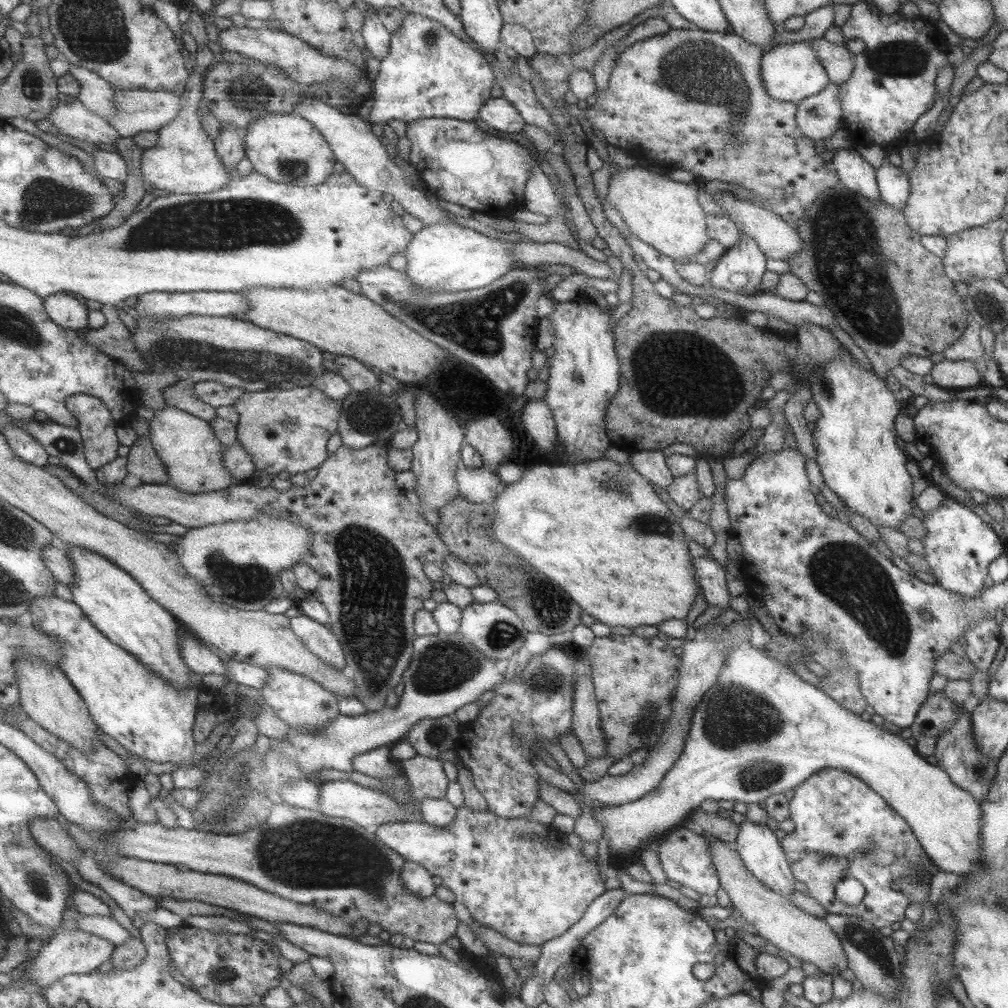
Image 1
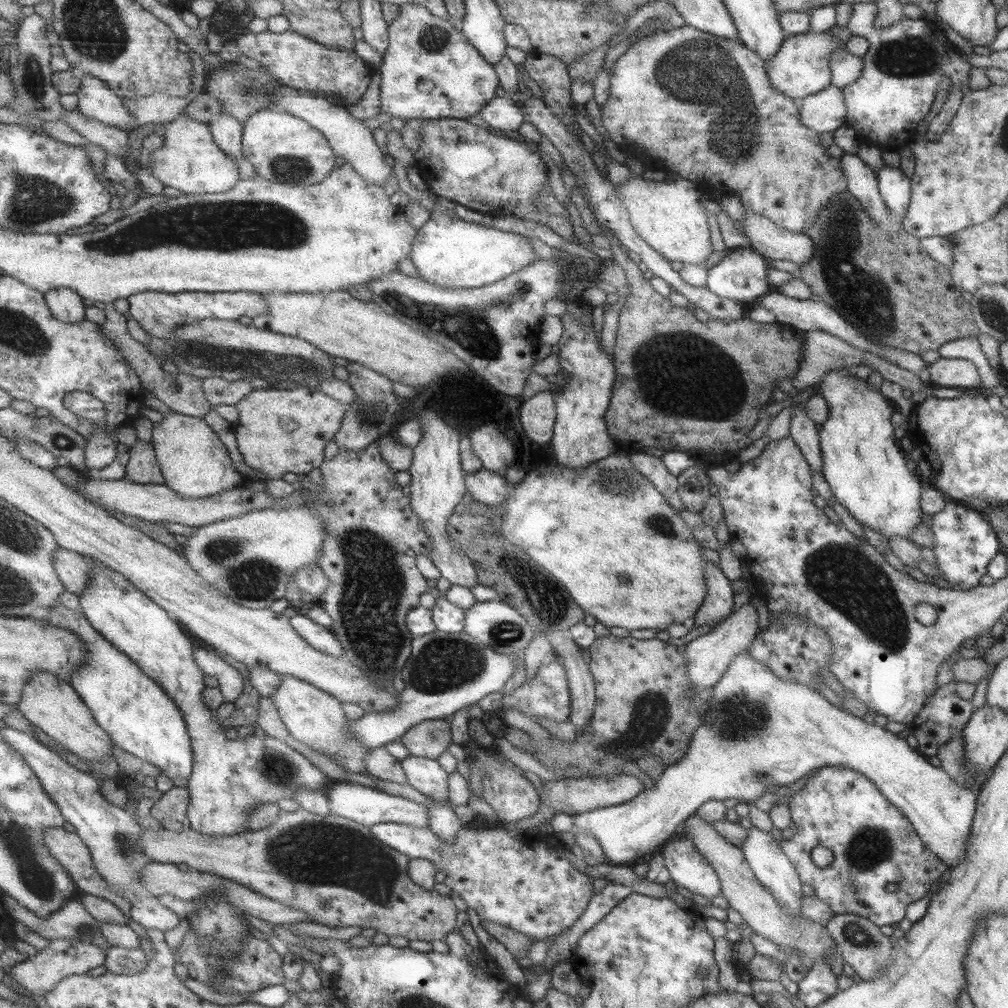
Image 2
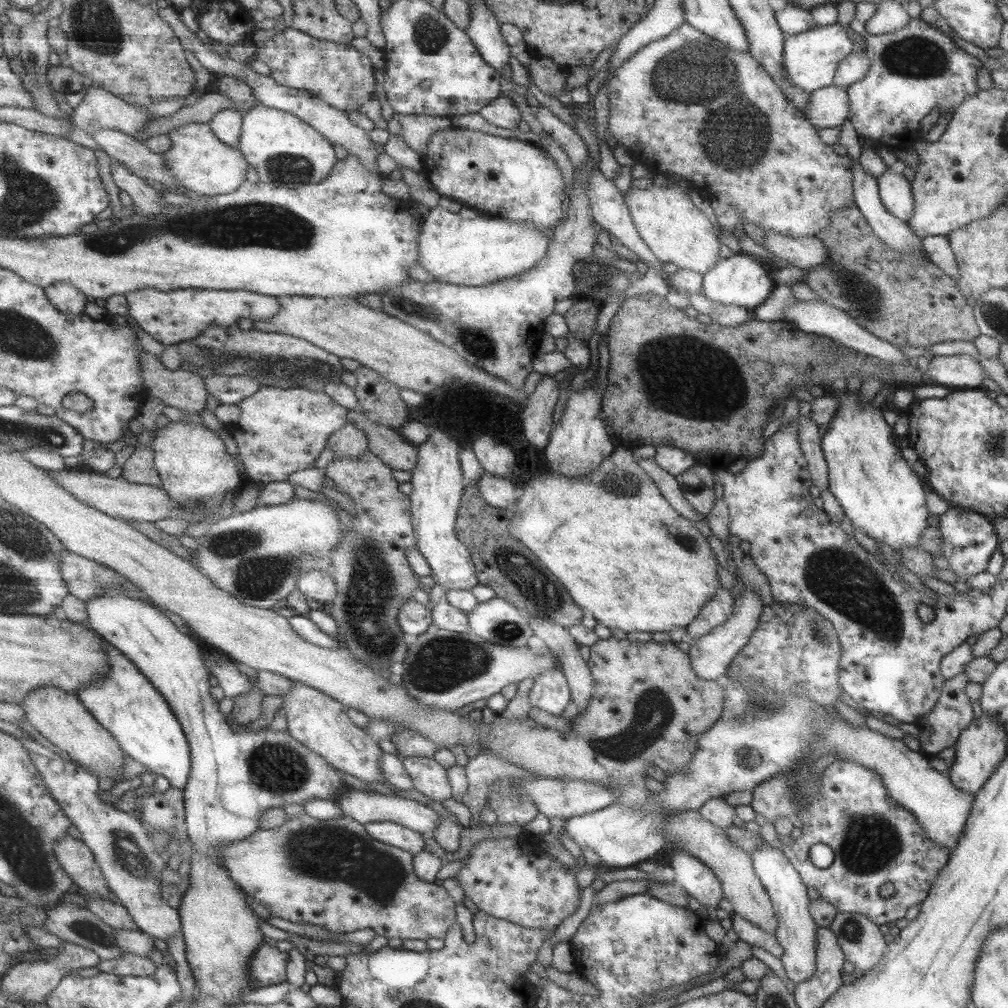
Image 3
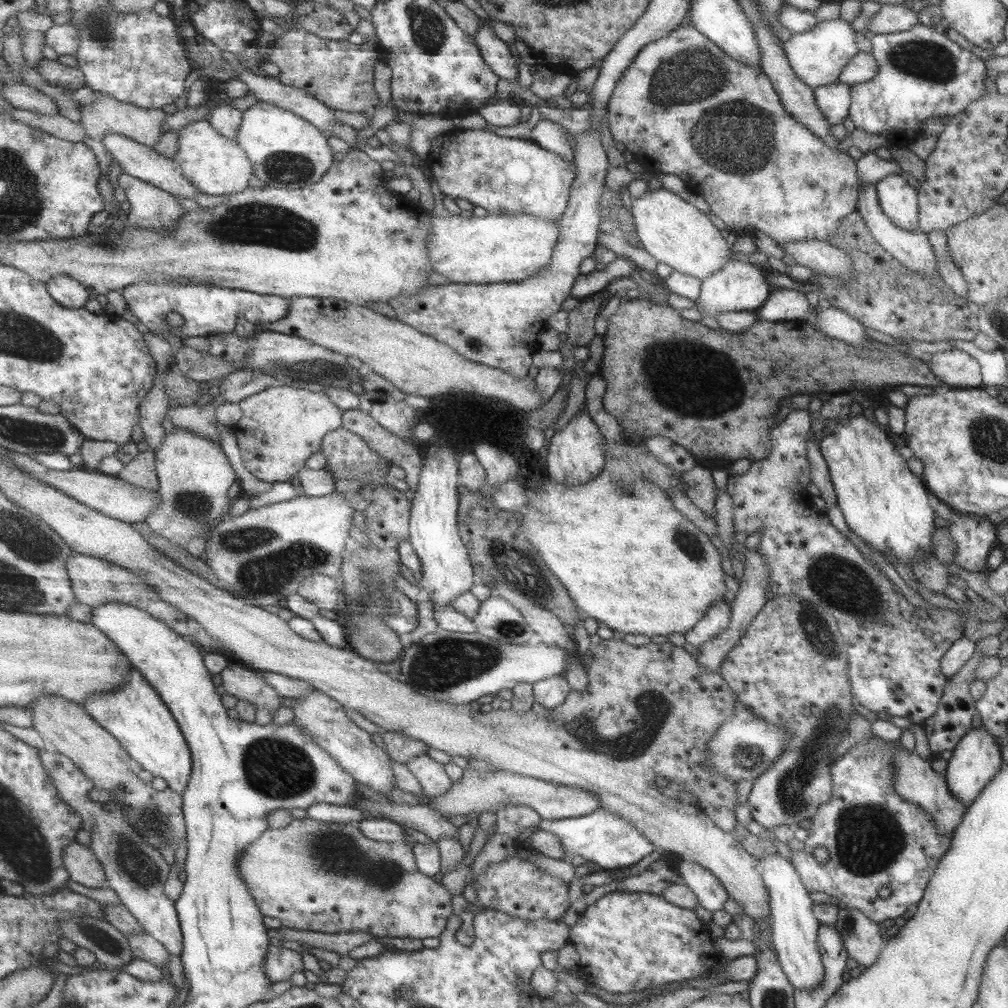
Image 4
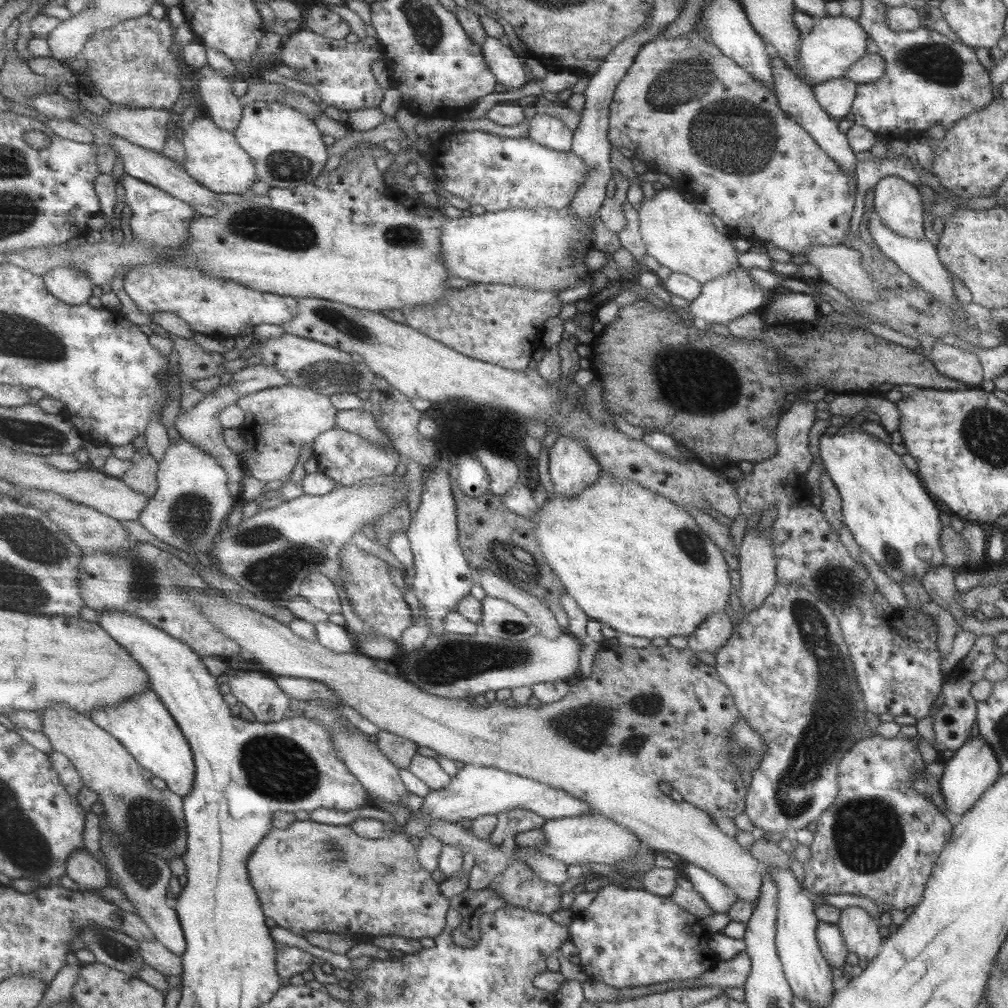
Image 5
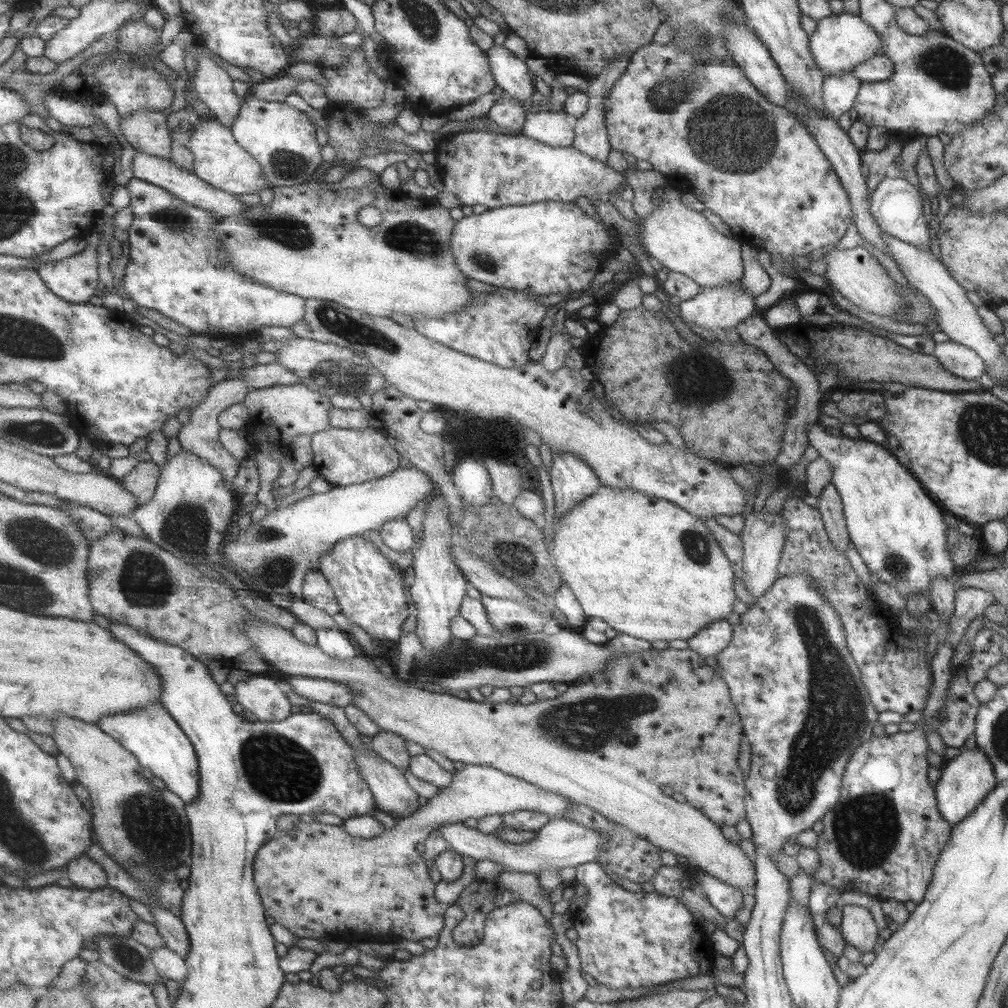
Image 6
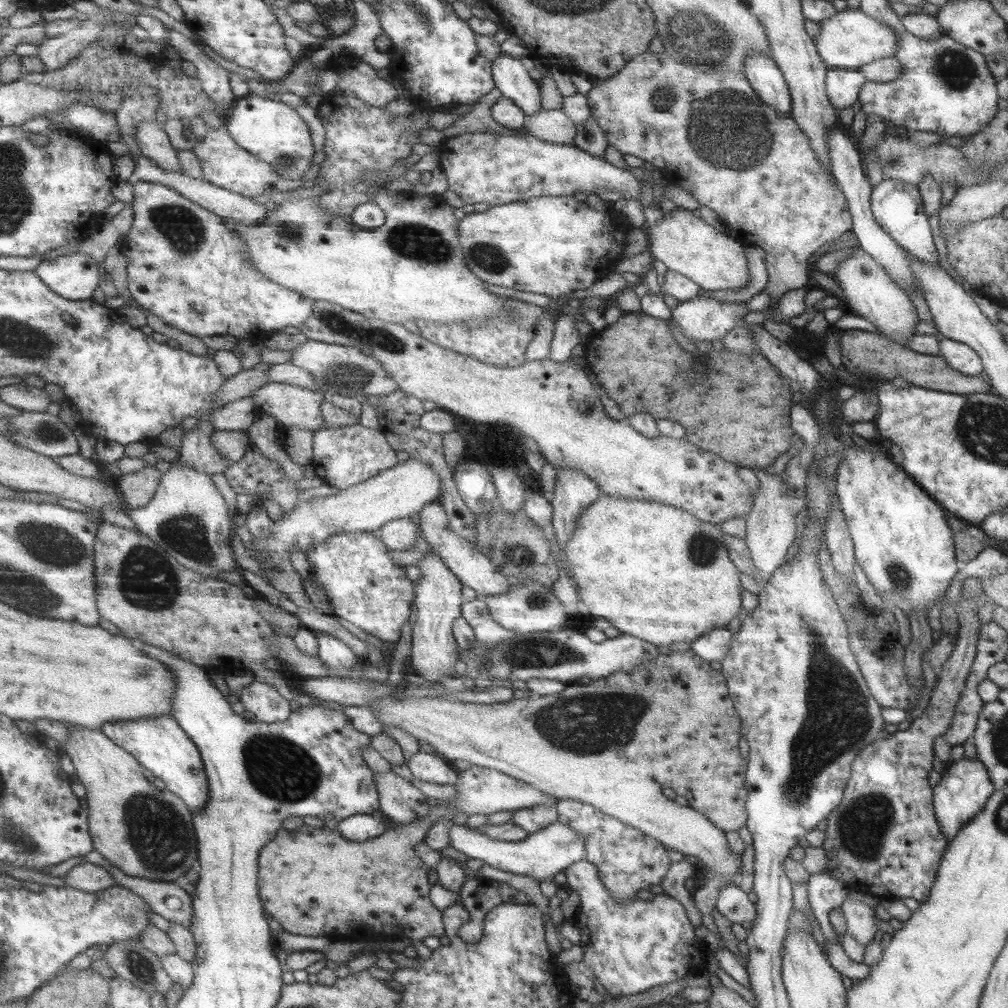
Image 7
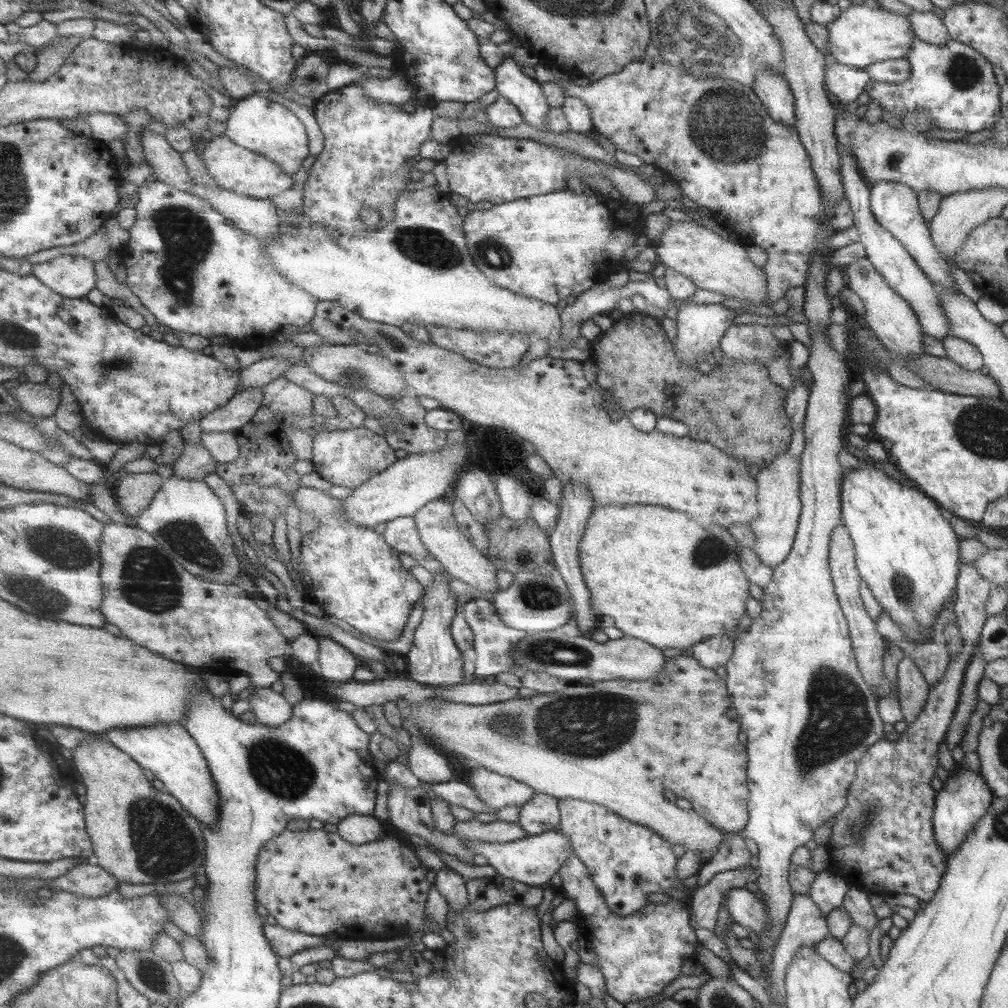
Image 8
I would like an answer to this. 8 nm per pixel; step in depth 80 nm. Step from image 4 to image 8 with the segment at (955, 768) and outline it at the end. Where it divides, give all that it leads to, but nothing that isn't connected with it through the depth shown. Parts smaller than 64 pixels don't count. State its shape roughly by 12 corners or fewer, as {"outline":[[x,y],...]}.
{"outline":[[961,764],[934,800],[933,840],[953,854],[994,797]]}

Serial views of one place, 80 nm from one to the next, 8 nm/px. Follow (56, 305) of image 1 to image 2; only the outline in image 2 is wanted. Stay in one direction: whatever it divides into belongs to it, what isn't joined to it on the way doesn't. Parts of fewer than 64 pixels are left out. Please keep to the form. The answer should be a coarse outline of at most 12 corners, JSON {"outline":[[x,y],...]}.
{"outline":[[72,288],[46,292],[59,320],[85,320],[85,300]]}

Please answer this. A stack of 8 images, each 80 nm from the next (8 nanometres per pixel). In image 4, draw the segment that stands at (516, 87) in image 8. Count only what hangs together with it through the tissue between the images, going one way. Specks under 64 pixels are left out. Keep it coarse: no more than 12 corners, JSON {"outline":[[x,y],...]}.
{"outline":[[481,20],[473,35],[485,64],[501,79],[516,80],[514,56]]}

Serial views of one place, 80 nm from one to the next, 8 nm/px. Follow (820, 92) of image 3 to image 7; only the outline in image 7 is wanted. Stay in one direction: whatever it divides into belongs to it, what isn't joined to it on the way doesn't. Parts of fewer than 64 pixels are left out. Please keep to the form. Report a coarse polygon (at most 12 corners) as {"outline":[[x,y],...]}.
{"outline":[[829,67],[824,80],[829,104],[856,106],[865,76]]}

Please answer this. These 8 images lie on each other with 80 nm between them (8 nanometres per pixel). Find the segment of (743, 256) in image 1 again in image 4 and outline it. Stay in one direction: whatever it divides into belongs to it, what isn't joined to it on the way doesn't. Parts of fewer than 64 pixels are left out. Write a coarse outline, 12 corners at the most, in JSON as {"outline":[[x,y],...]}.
{"outline":[[730,258],[701,281],[705,316],[753,311],[772,288],[761,267]]}

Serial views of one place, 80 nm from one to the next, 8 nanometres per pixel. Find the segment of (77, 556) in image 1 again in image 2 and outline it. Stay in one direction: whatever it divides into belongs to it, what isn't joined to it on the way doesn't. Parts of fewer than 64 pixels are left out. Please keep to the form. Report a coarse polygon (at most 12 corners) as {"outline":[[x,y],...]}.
{"outline":[[92,560],[84,615],[178,704],[189,828],[235,836],[264,802],[334,783],[285,741],[227,738],[195,642]]}

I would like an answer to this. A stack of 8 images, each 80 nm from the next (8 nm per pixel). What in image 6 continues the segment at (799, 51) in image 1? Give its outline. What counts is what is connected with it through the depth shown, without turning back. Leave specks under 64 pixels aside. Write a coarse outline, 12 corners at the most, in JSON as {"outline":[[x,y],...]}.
{"outline":[[832,14],[808,36],[825,75],[882,54],[883,40],[858,14]]}

